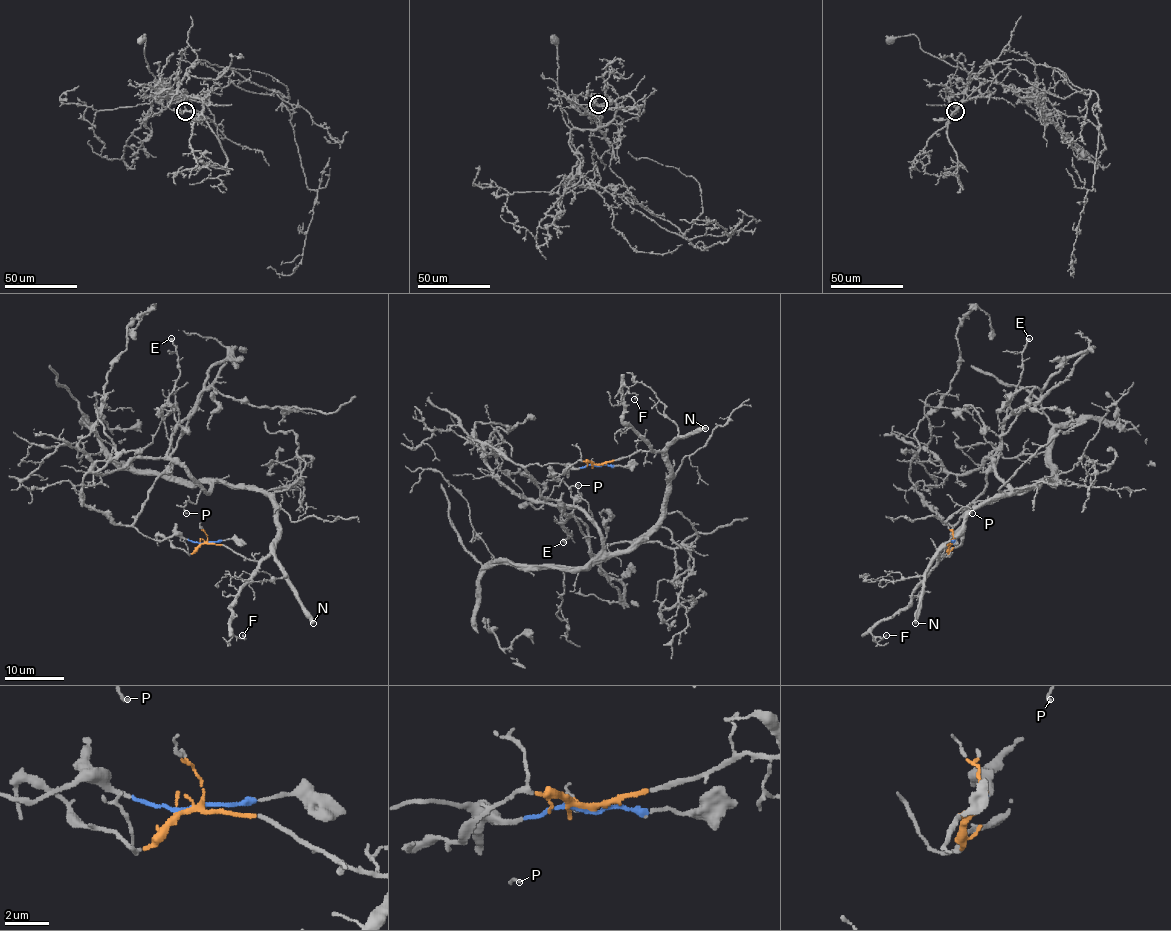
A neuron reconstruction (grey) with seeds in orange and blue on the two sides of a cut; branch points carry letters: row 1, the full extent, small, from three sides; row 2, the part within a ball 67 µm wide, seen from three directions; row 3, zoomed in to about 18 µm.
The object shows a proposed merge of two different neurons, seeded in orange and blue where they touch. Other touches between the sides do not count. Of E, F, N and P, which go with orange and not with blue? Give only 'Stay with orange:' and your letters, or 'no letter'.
Stay with orange: E, F, N, P

